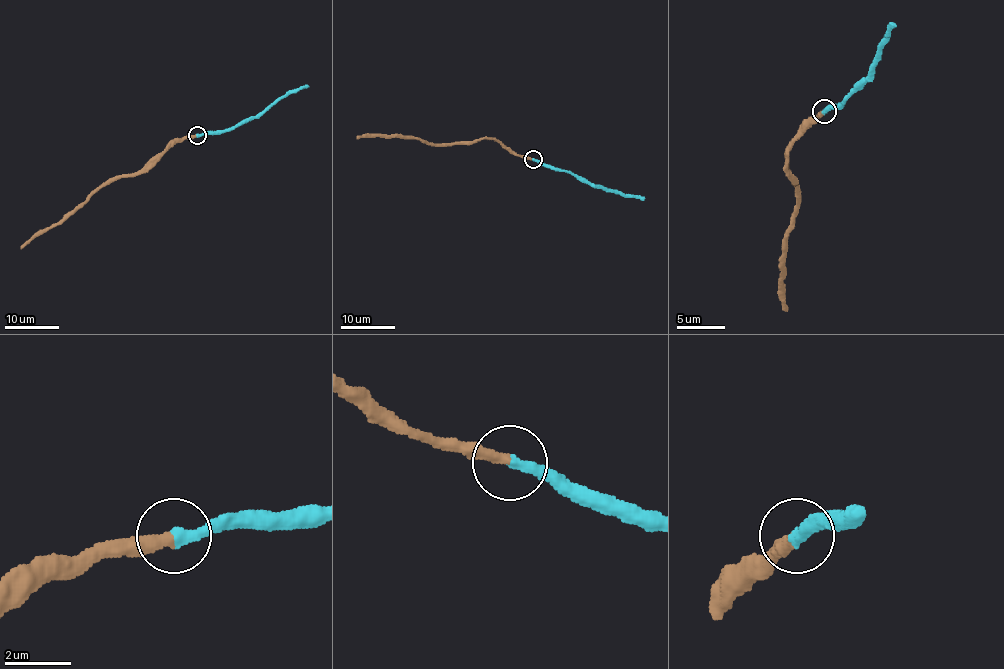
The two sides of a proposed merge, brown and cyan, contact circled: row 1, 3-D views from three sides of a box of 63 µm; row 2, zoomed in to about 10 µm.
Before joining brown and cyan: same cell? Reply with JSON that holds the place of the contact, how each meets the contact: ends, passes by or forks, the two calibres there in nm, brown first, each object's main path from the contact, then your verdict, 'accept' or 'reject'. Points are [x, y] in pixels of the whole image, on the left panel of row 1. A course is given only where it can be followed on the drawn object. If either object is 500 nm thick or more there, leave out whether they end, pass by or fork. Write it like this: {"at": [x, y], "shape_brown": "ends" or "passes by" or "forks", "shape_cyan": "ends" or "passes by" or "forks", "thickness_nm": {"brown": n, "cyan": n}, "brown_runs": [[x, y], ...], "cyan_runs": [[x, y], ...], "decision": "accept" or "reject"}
{"at": [197, 135], "shape_brown": "ends", "shape_cyan": "ends", "thickness_nm": {"brown": 360, "cyan": 360}, "brown_runs": [[196, 135], [176, 141], [134, 173], [108, 179], [58, 222], [35, 233], [20, 248]], "cyan_runs": [[196, 135], [234, 127], [263, 114], [286, 96], [309, 87]], "decision": "reject"}

